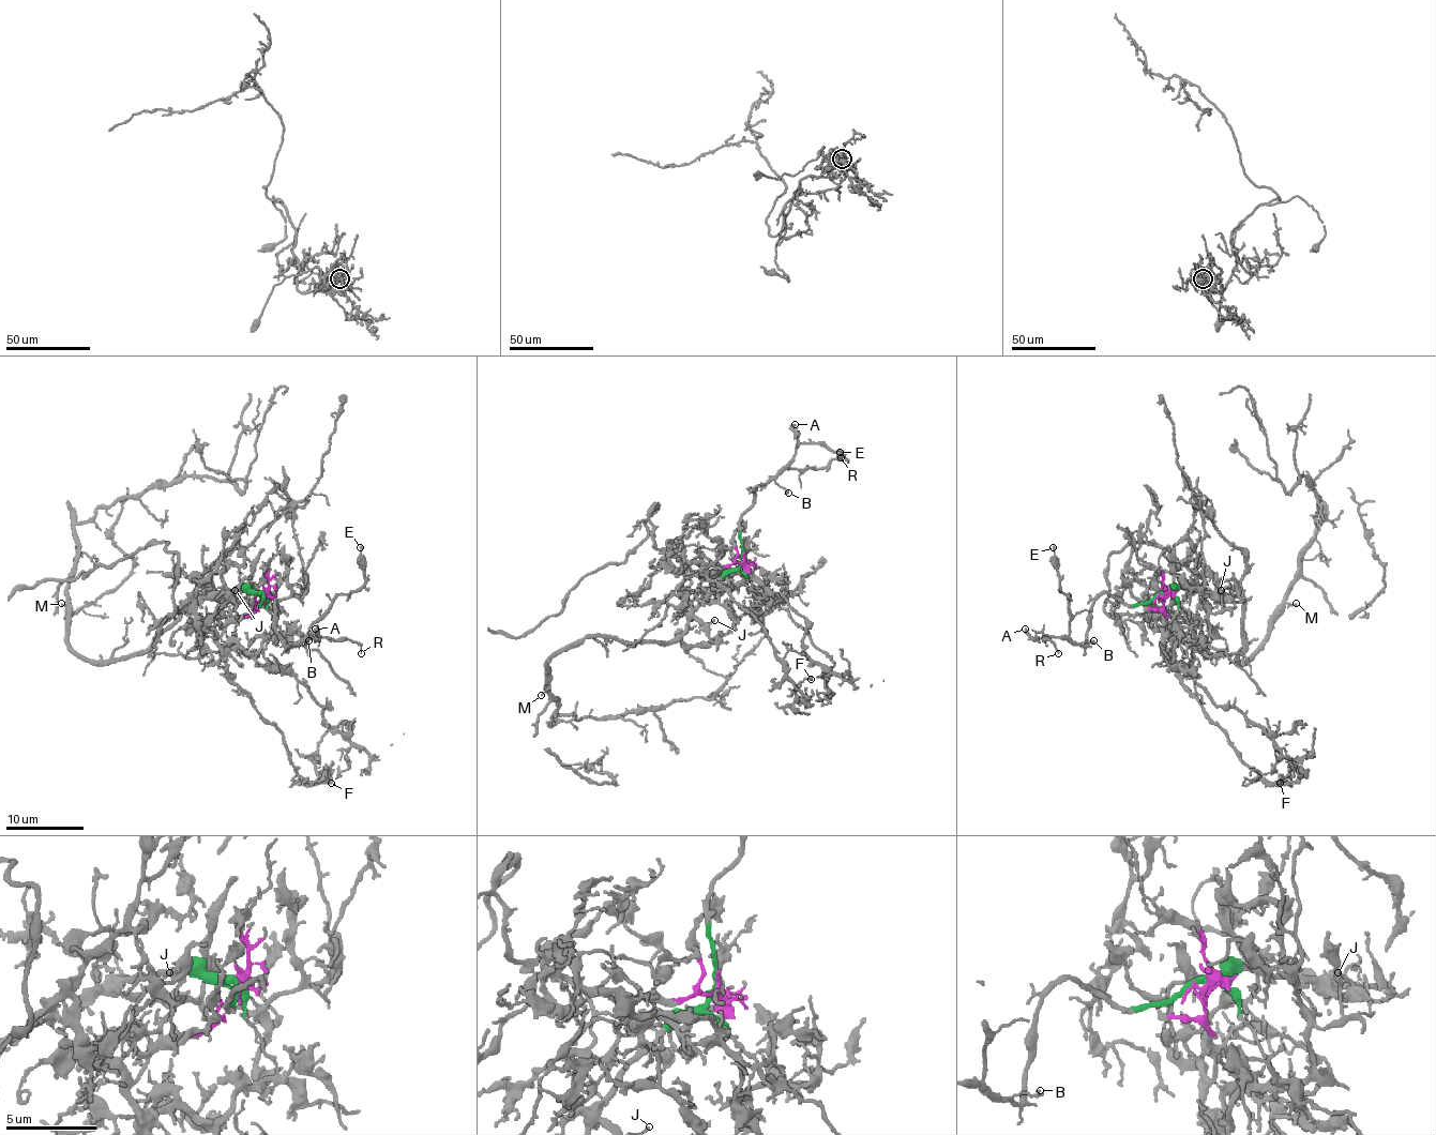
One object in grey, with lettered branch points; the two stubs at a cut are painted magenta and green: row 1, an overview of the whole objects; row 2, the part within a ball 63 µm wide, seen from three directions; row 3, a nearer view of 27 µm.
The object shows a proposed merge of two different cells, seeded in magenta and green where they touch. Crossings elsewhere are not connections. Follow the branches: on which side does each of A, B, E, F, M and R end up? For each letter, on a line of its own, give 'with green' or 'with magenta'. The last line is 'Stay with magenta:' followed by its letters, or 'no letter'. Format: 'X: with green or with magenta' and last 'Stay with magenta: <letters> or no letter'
A: with green
B: with green
E: with green
F: with magenta
M: with green
R: with green
Stay with magenta: F

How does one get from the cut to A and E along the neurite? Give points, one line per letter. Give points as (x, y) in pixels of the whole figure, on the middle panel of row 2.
A: (744, 559), (740, 543), (742, 514), (752, 502), (755, 487), (767, 483), (795, 454), (798, 436), (795, 425)
E: (744, 559), (740, 524), (755, 487), (764, 487), (785, 468), (818, 469), (845, 457), (839, 452)

